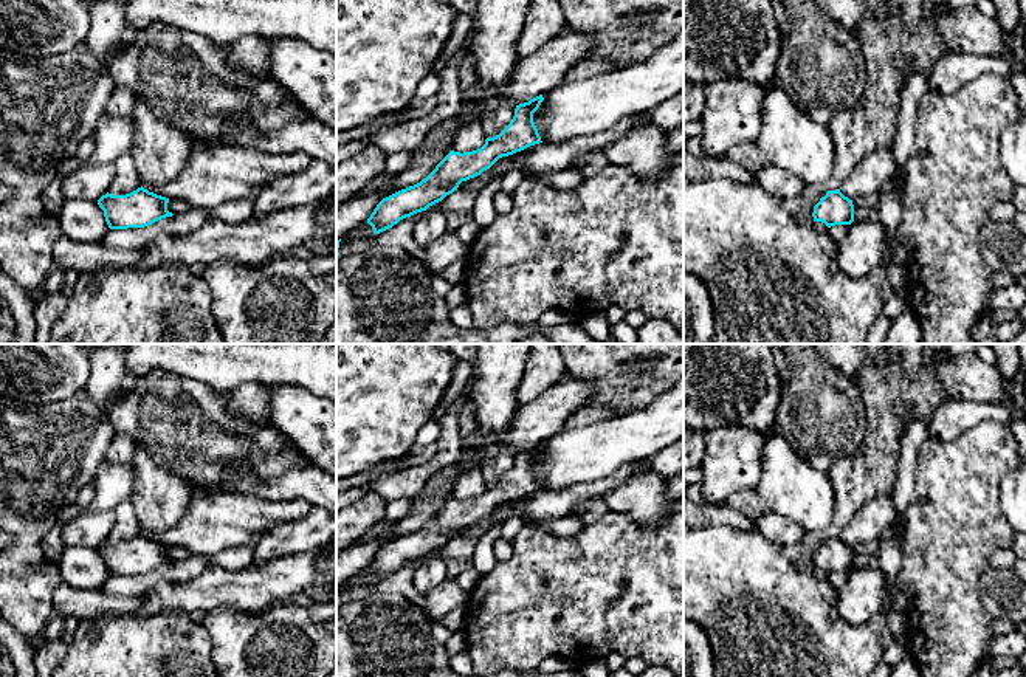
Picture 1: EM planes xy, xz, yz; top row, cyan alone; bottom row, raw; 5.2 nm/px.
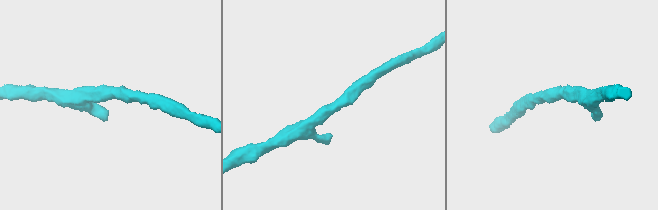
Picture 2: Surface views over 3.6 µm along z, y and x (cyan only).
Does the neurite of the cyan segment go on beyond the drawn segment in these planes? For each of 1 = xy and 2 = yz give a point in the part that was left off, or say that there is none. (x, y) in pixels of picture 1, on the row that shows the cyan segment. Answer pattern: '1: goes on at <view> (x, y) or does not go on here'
1: does not go on here
2: does not go on here

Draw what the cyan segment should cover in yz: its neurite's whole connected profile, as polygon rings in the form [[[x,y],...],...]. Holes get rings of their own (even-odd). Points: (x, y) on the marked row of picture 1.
[[[840,189],[828,191],[814,206],[814,222],[821,222],[828,228],[835,225],[851,225],[854,222],[852,200],[845,197]]]

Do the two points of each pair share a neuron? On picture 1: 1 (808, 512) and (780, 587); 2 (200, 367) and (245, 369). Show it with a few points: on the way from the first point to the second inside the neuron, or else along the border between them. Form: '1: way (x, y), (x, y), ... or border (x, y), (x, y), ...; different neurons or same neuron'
1: border (834, 505), (831, 519), (823, 527), (808, 532); different neurons
2: way (211, 367), (234, 367); same neuron

